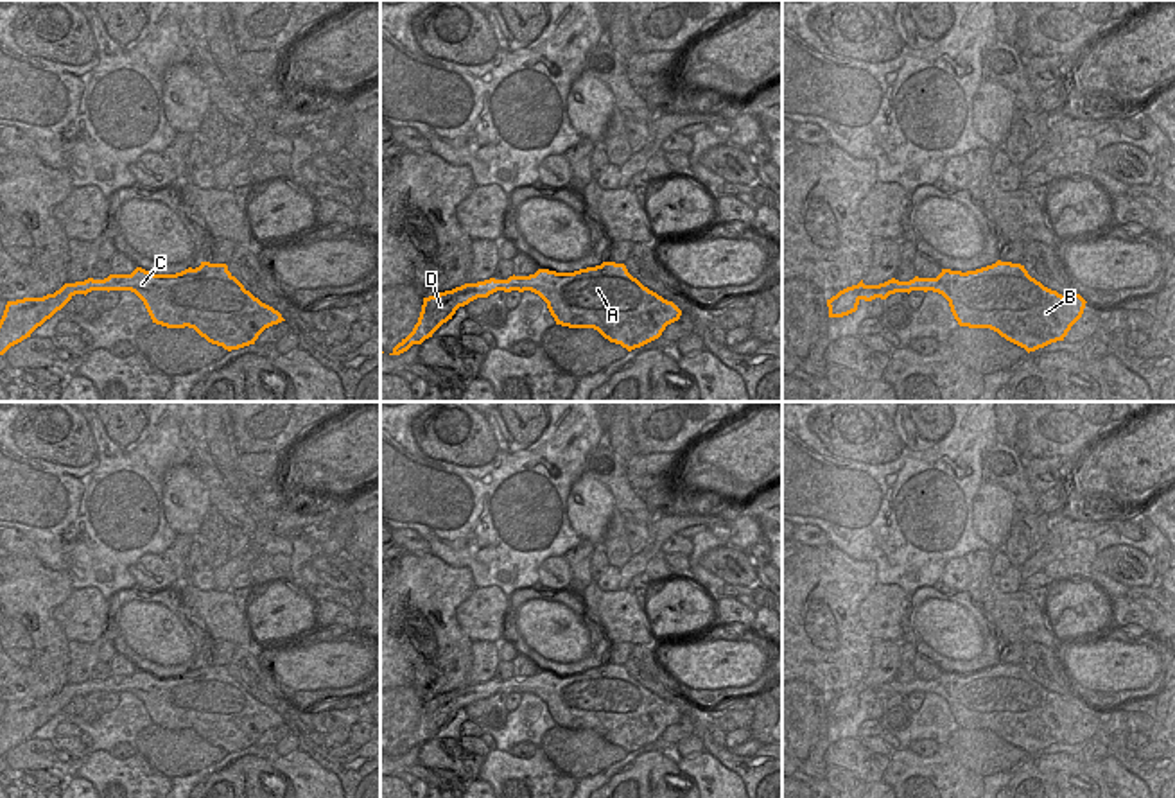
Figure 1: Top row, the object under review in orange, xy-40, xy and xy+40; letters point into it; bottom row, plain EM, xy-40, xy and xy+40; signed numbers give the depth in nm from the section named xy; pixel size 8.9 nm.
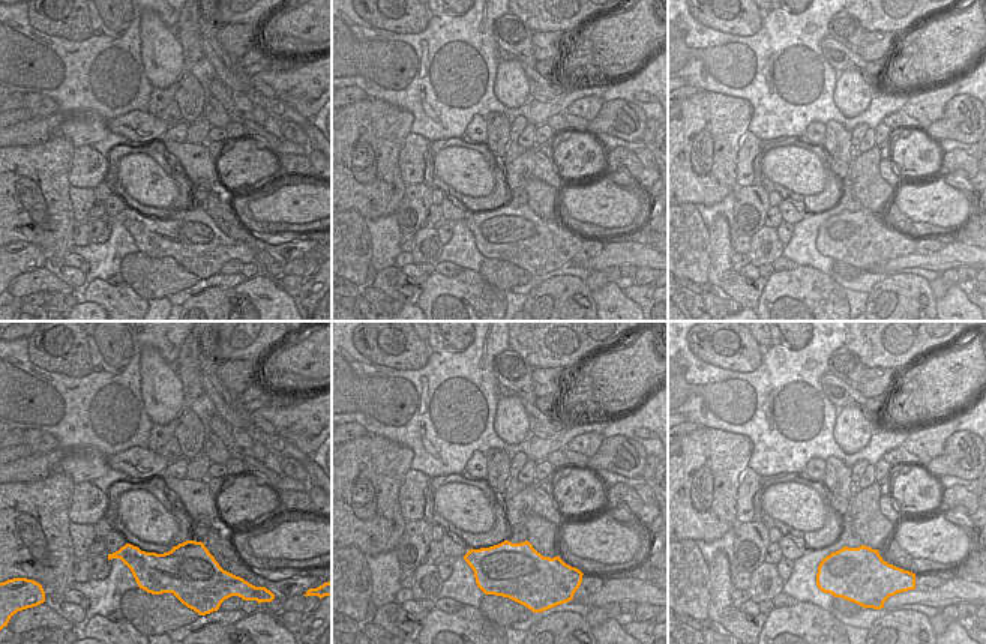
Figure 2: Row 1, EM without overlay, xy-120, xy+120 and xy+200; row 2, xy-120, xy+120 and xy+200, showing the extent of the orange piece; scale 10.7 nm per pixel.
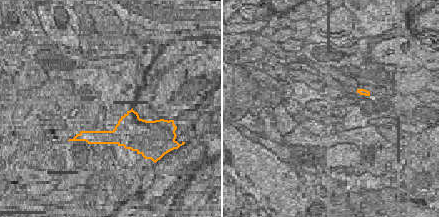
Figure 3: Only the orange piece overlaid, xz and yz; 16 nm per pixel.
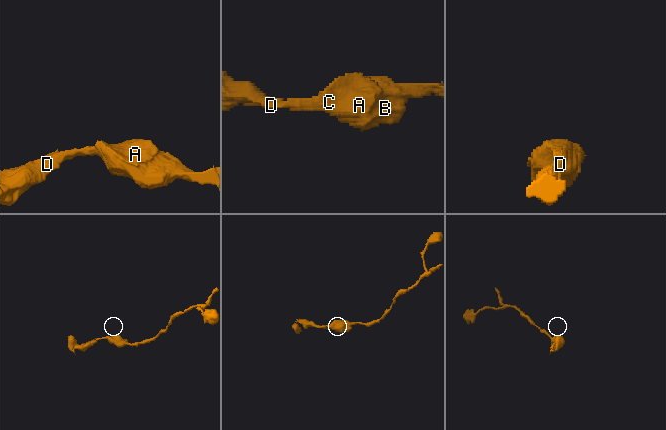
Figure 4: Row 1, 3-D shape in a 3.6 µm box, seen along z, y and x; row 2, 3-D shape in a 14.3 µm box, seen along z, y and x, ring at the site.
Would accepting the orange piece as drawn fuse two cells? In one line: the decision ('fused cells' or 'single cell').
single cell

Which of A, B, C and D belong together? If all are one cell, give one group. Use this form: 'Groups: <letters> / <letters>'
Groups: A B C D.

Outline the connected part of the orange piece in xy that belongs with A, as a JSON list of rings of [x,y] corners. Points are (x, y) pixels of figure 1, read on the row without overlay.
[[[603,664],[574,674],[538,671],[529,678],[490,680],[423,699],[418,724],[389,757],[400,757],[413,746],[422,746],[452,721],[459,708],[497,692],[531,692],[547,705],[556,726],[594,730],[628,753],[658,741],[666,728],[682,717],[673,703],[644,689],[624,665]]]

